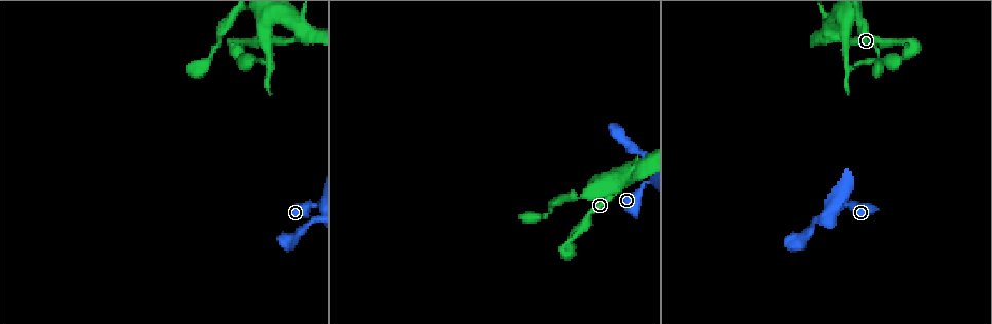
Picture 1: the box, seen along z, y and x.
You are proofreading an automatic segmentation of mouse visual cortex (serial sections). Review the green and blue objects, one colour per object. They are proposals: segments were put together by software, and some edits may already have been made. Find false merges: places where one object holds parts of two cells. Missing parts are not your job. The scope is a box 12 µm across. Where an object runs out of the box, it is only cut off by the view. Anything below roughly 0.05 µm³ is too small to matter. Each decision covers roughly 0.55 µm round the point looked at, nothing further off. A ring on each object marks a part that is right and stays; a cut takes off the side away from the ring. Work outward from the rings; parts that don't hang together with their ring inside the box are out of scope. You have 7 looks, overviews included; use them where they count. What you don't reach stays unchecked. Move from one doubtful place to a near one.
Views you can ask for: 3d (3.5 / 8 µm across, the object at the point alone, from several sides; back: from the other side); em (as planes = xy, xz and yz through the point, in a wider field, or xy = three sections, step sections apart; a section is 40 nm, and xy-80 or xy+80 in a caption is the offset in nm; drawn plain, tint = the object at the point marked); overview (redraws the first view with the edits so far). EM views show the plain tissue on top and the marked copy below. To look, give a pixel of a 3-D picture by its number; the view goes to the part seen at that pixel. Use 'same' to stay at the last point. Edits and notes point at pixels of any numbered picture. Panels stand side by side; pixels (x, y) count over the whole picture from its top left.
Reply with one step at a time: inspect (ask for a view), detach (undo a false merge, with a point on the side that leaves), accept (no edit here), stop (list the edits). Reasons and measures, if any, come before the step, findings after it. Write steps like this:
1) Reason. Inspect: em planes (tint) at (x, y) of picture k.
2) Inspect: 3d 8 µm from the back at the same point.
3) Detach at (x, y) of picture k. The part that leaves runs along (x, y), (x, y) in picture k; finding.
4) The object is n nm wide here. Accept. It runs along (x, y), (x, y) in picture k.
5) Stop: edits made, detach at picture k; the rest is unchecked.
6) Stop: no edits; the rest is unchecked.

Thin arm on a thick one. Inspect: 3d 8 µm at (301, 33) of picture 1.

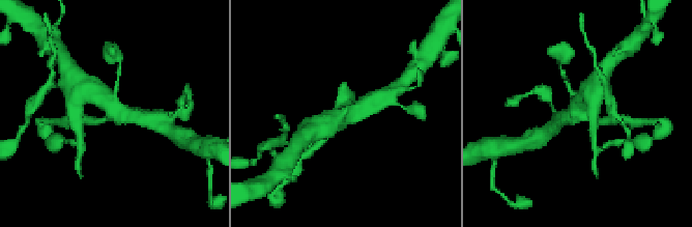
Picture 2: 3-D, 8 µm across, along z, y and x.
Need the tissue. Inspect: em xy step 3 (tint) at (578, 113) of picture 2.

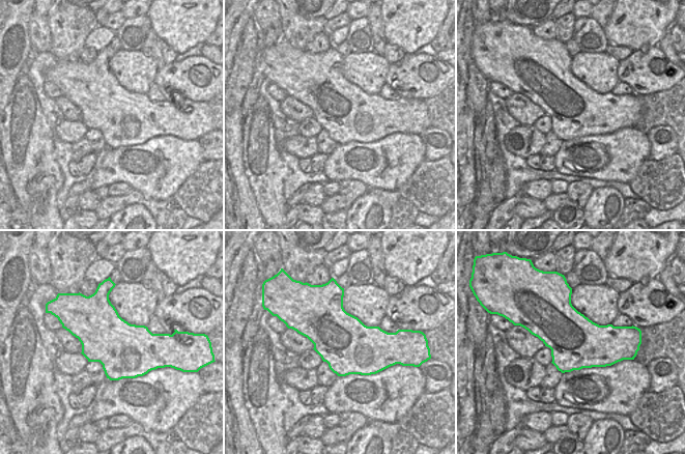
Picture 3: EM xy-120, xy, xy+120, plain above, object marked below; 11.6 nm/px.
4 arms meet here; the arms are 200, 250, 450, 600 nm wide. Accept. It runs along (602, 121), (580, 113), (588, 90) in picture 2; one cell here.

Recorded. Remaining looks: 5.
Sharp bend. Inspect: 3d 3.5 µm at (561, 245) of picture 1.

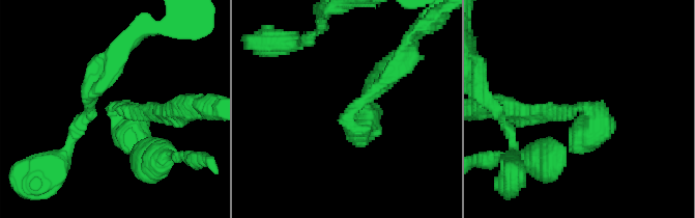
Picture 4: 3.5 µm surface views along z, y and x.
Shape alone is not enough. Inspect: em planes (tint) at (580, 105) of picture 4.

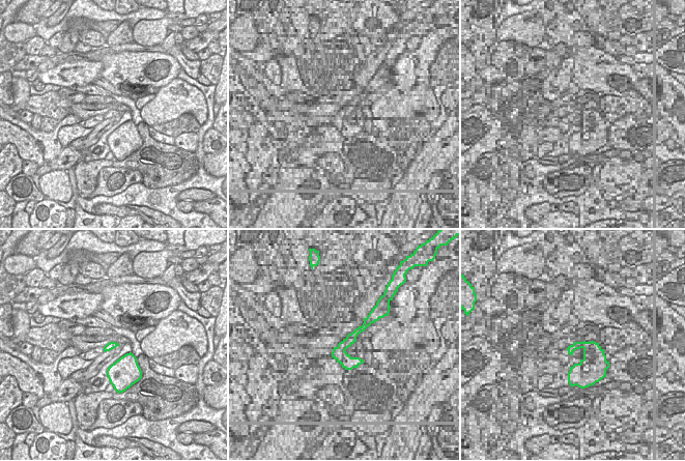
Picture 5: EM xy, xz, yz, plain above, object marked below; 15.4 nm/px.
Accept. It runs along (401, 64), (356, 107) in picture 4; all the same cell.

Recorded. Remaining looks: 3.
Sharp bend. Inspect: 3d 8 µm from the back at (272, 66) of picture 1.

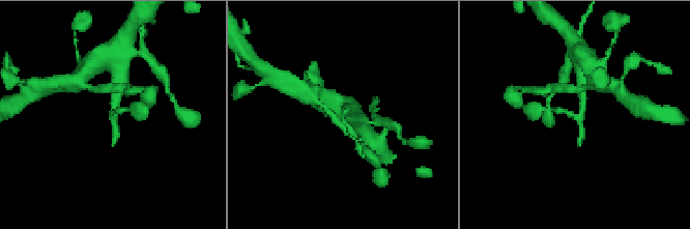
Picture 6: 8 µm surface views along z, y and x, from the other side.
Zoom in. Inspect: 3d 3.5 µm from the back at (110, 117) of picture 6.

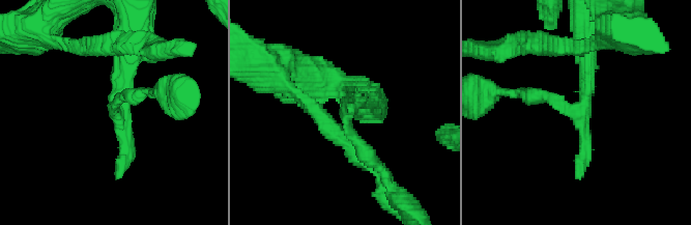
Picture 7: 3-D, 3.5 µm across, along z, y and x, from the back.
Shape alone is not enough. Inspect: em planes (tint) at (580, 111) of picture 7.

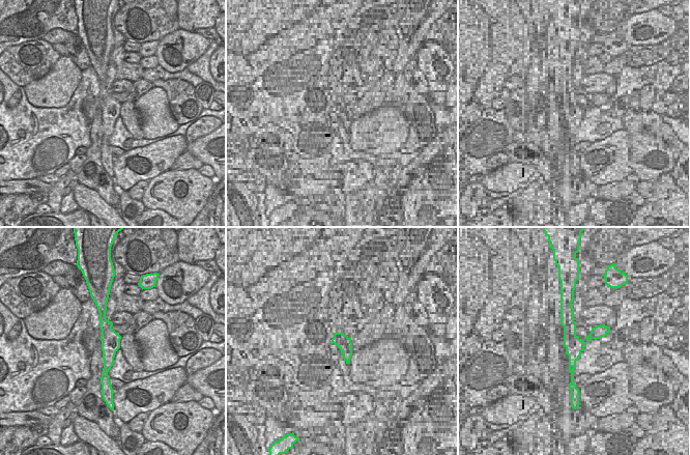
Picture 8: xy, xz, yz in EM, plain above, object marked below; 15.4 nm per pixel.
The object is 300 nm wide here. Accept. It runs along (103, 311), (108, 333), (105, 375) in picture 8; one cell here.

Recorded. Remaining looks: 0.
Stop: no edits; the rest is unchecked.

